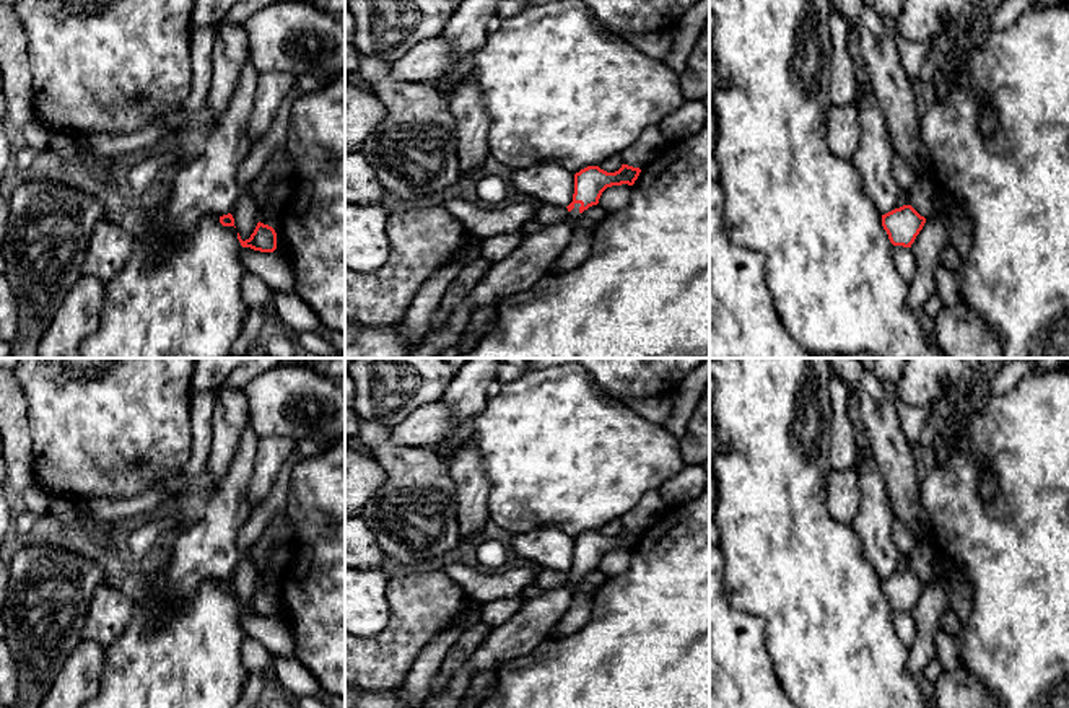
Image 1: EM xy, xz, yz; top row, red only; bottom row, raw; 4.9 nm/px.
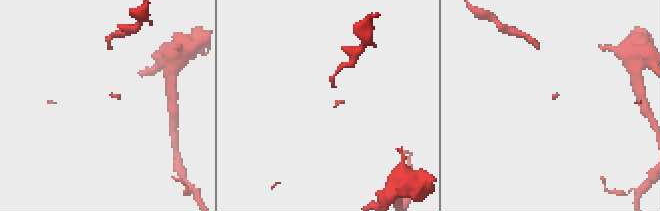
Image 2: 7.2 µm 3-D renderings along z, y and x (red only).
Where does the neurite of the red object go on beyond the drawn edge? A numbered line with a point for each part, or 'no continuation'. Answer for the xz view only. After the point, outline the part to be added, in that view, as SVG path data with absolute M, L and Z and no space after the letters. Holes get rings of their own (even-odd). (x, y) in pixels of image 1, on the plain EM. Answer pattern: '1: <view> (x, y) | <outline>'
1: xz (531, 625) | M574 568L566 584L526 599L508 622L493 627L482 646L457 669L446 690L439 695L430 695L423 708L460 708L475 672L496 672L506 661L530 654L550 636L552 627L568 610L576 592L579 571L581 568Z

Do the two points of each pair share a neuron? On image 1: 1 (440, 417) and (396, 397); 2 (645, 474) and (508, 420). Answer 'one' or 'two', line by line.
1: two
2: one

